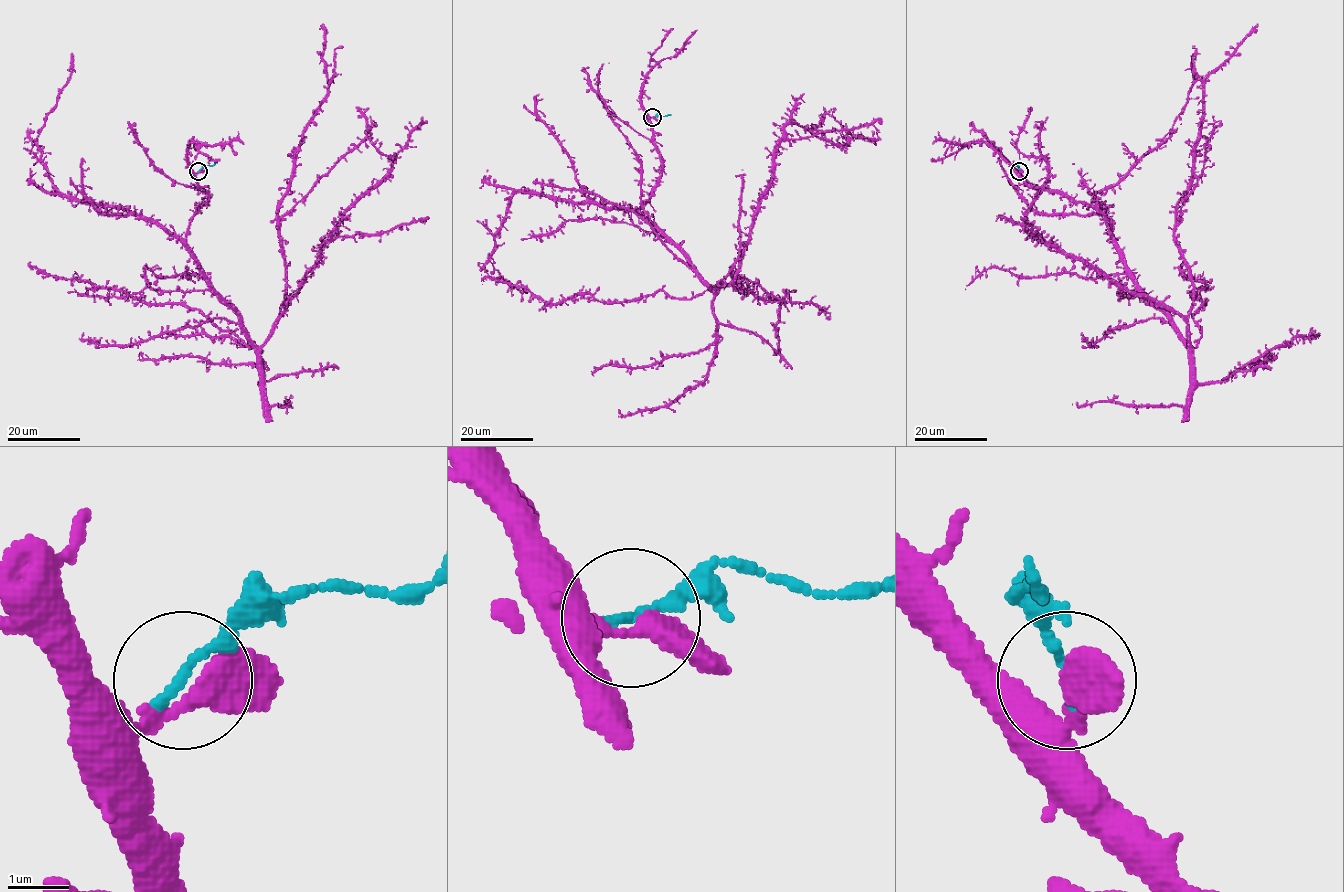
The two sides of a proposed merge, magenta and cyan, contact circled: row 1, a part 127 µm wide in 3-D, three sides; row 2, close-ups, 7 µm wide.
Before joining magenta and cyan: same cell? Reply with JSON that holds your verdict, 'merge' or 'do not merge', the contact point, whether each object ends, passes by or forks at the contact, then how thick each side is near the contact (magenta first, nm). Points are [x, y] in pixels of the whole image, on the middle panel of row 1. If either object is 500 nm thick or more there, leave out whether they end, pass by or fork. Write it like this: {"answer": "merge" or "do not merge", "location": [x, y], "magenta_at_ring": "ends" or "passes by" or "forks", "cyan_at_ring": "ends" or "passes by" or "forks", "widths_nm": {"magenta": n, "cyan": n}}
{"answer": "do not merge", "location": [652, 117], "magenta_at_ring": "passes by", "cyan_at_ring": "ends", "widths_nm": {"magenta": 360, "cyan": 190}}

